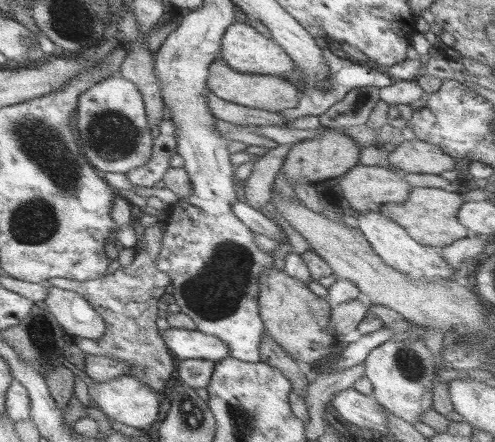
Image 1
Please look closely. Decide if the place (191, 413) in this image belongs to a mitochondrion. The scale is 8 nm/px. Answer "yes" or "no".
yes

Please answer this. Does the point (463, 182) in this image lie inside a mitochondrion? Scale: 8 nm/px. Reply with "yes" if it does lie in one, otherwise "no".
no

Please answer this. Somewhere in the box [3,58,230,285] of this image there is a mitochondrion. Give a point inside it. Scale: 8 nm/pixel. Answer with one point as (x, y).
(38, 139)

